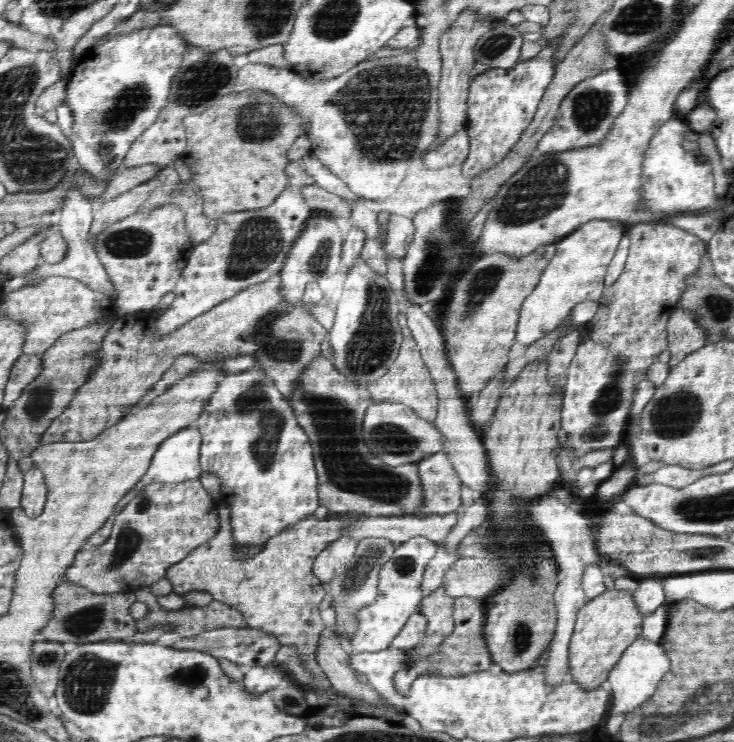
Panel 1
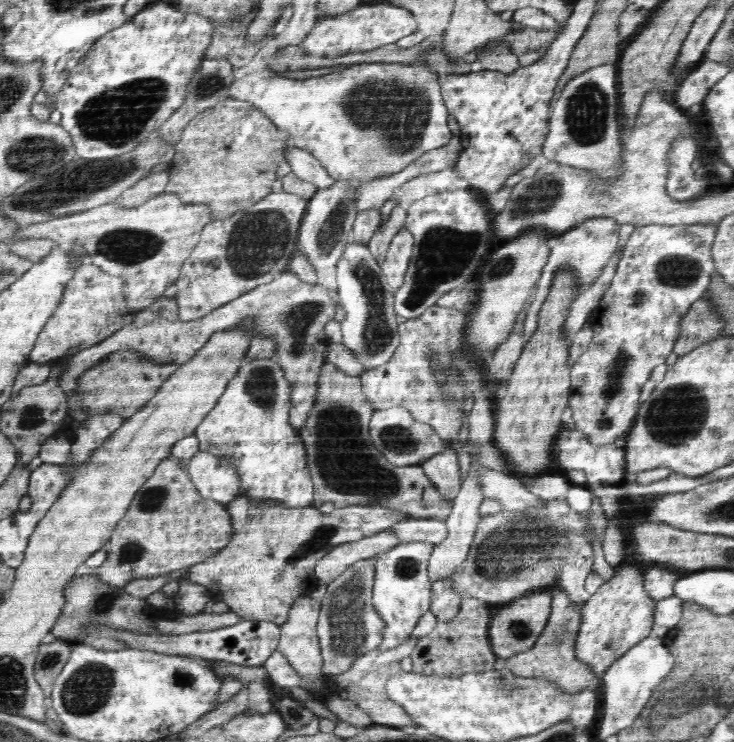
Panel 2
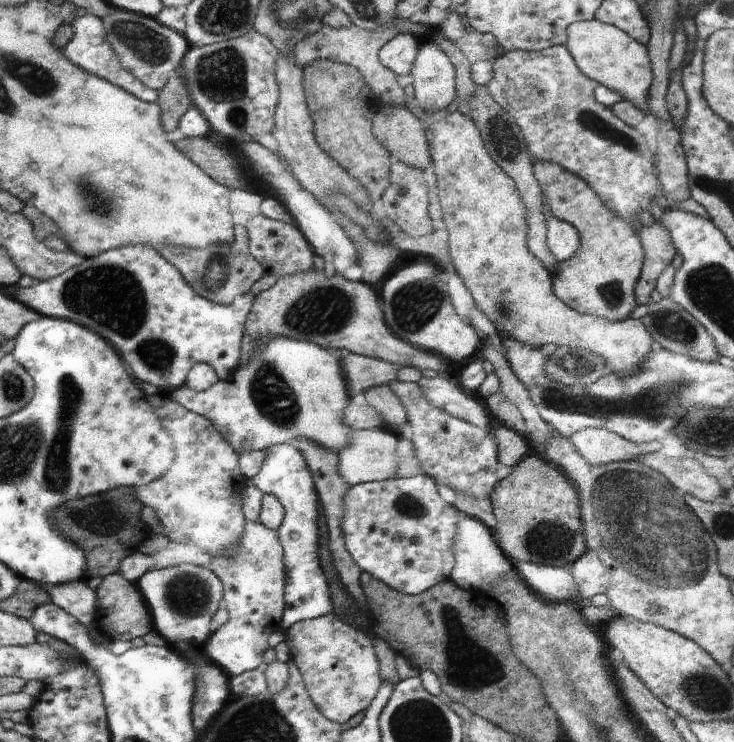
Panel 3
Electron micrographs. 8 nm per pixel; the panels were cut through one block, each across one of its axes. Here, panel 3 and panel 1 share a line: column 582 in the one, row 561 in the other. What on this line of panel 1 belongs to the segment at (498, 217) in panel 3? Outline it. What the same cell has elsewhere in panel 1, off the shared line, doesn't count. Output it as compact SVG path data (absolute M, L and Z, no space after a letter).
M344 536L340 540L334 540L322 553L314 559L313 574L321 580L323 584L334 580L344 572L349 561L354 558L359 540Z

